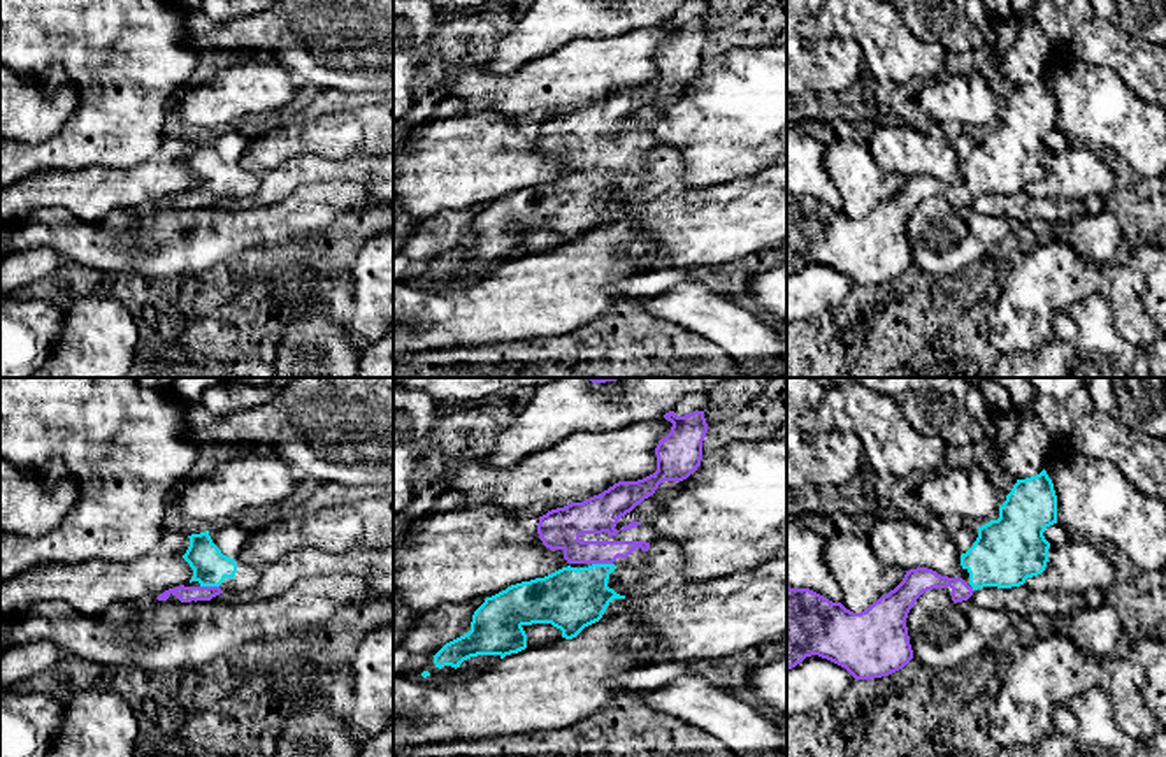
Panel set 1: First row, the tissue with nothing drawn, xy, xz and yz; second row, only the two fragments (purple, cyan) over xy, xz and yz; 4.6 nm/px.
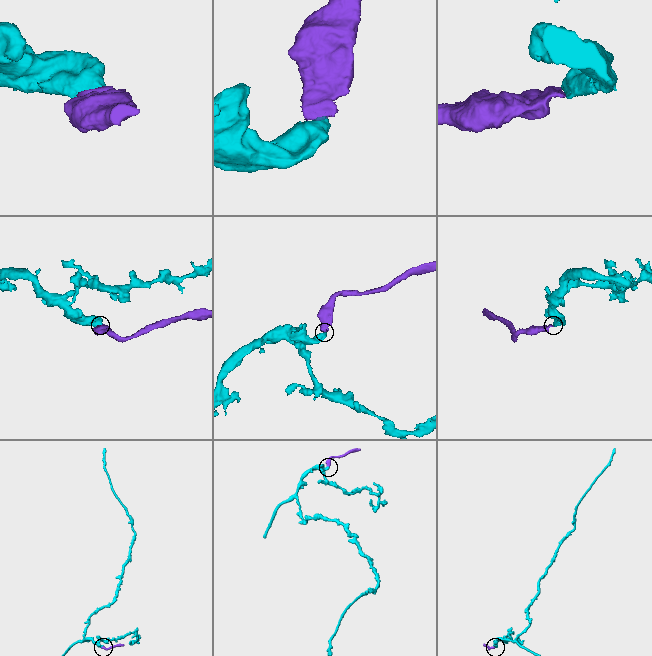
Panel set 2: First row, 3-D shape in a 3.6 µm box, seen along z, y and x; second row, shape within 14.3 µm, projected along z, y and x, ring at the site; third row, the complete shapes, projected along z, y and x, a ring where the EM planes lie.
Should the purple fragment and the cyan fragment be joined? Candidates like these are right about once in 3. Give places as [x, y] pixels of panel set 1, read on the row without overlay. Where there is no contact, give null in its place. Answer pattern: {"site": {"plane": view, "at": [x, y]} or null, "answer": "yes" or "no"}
{"site": {"plane": "xz", "at": [603, 169]}, "answer": "yes"}

